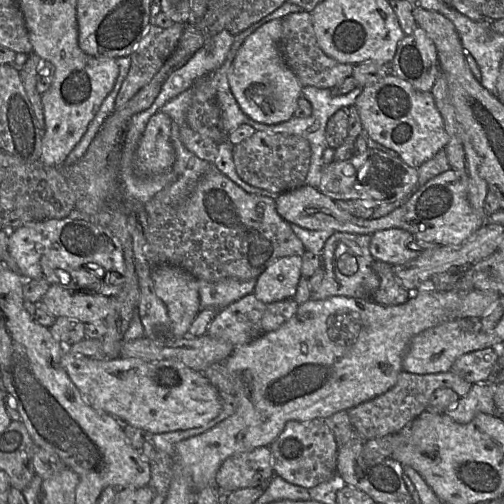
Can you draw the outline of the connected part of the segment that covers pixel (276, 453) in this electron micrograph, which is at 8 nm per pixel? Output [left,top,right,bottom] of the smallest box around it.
[269,419,338,488]

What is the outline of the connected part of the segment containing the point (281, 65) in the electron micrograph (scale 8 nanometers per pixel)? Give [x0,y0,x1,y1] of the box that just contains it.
[228,18,302,124]

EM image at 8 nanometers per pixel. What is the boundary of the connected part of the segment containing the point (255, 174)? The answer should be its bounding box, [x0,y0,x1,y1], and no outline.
[233,131,311,193]

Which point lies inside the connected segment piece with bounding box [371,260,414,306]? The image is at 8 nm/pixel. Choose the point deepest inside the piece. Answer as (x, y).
(389, 293)

